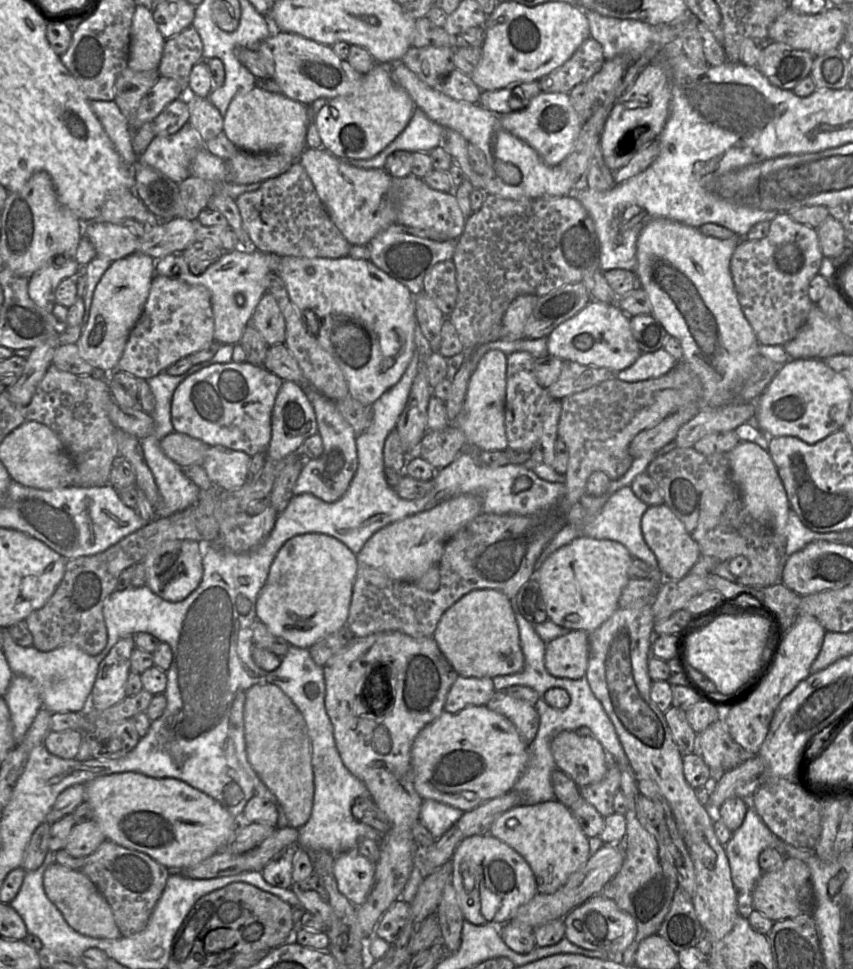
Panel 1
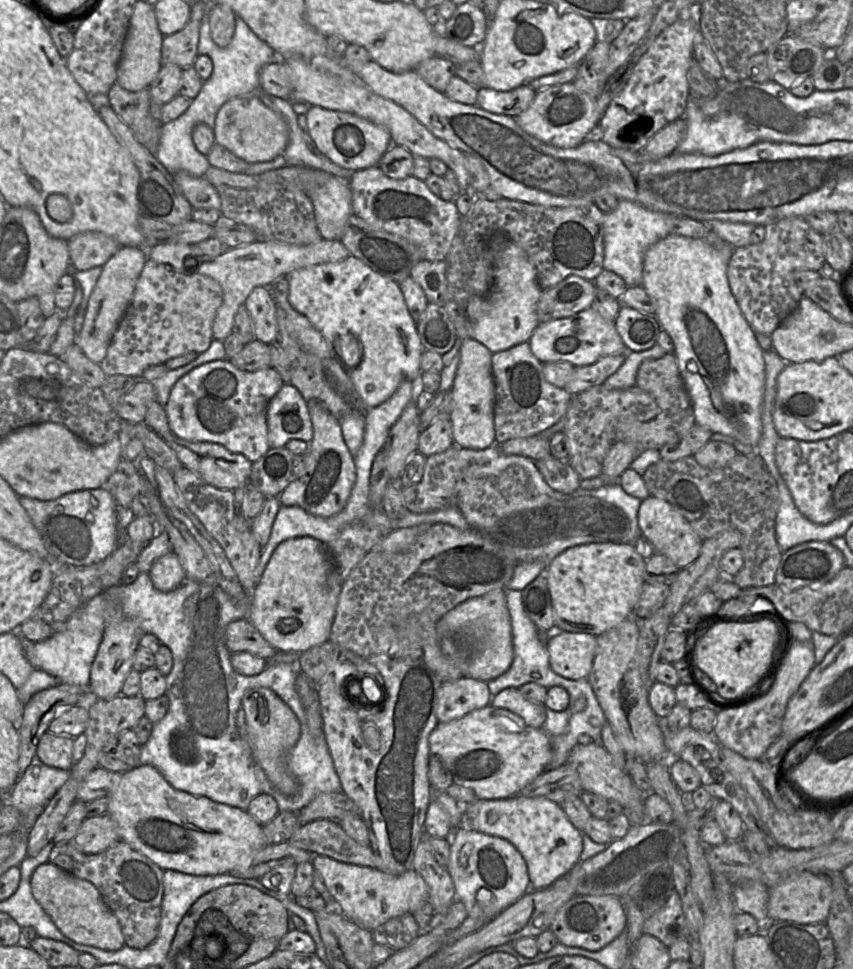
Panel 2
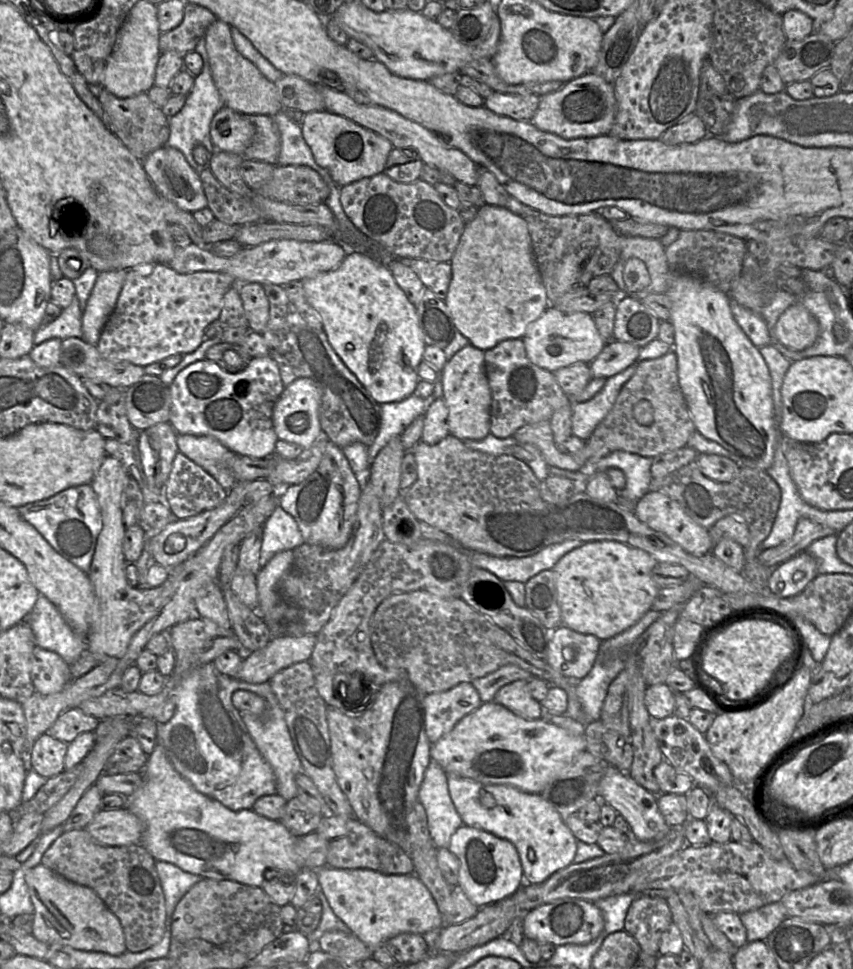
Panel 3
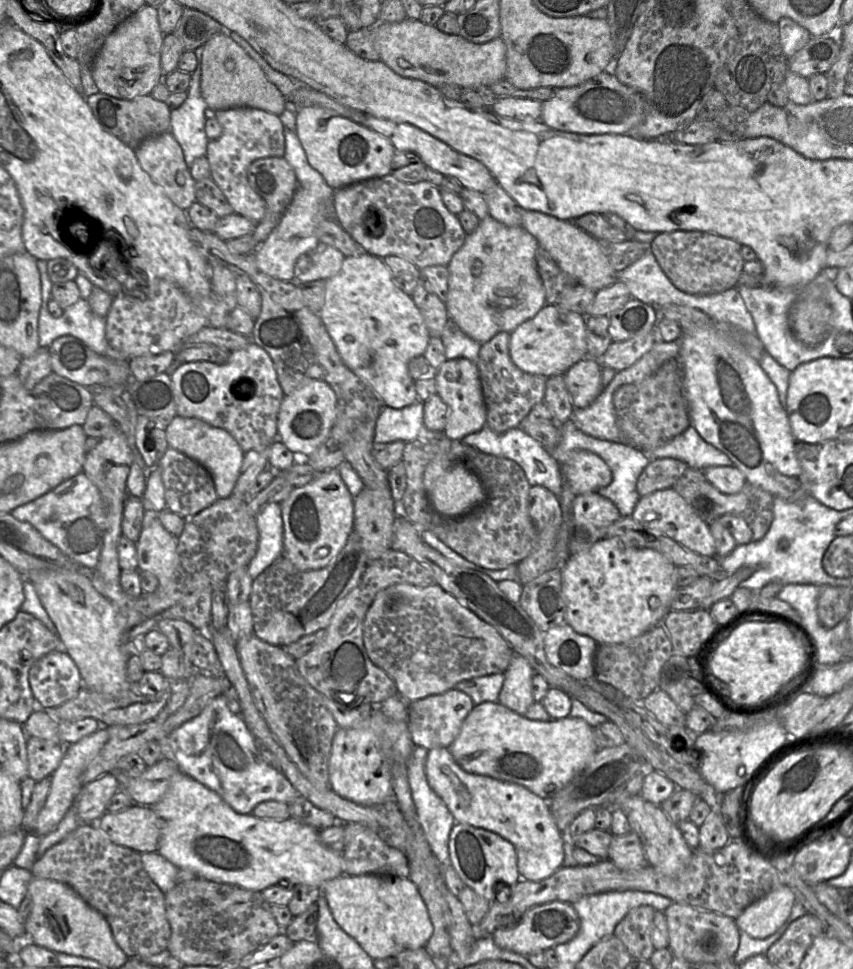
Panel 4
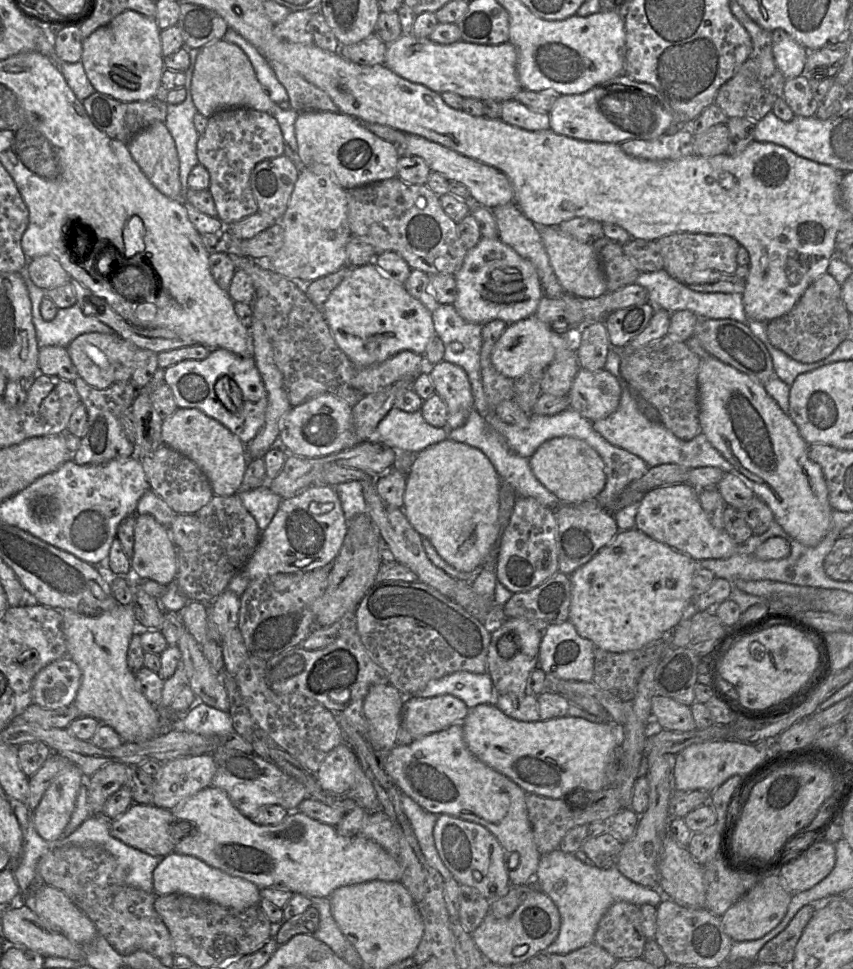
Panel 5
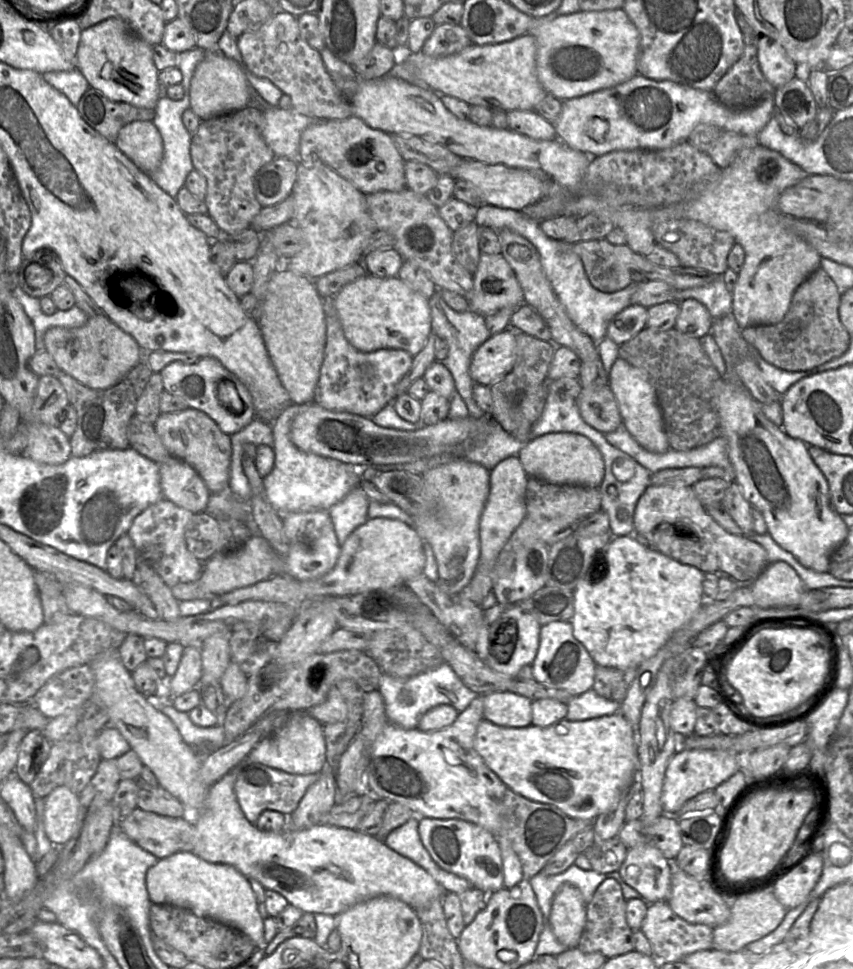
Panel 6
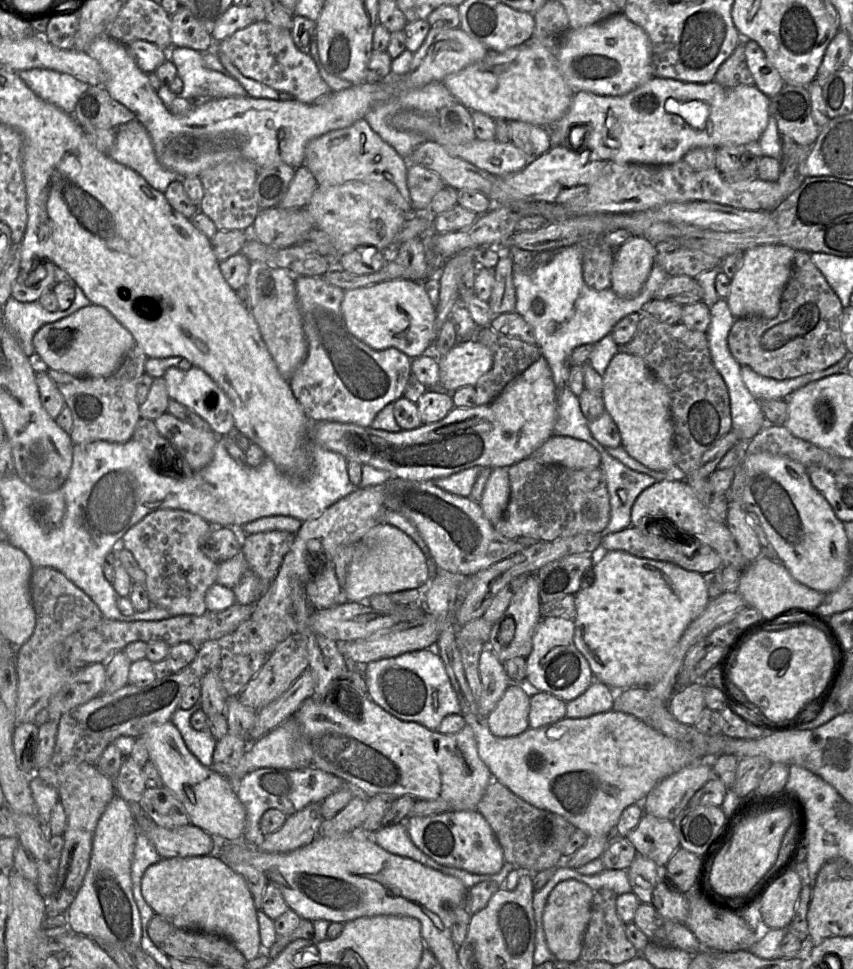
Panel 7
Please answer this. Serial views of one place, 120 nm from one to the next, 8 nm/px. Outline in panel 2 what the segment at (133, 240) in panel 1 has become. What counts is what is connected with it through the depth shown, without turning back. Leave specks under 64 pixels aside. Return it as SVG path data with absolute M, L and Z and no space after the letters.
M88 231L67 241L71 268L86 271L103 265L121 248L113 238L102 232Z

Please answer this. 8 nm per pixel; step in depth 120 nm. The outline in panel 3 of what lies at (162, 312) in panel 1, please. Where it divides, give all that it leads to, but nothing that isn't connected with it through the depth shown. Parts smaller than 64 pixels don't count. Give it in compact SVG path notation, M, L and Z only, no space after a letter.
M149 263L129 269L116 306L105 324L96 348L110 361L126 361L145 367L169 356L195 351L205 340L205 329L218 320L225 293L235 285L226 273L199 271L187 274L176 272L167 264Z

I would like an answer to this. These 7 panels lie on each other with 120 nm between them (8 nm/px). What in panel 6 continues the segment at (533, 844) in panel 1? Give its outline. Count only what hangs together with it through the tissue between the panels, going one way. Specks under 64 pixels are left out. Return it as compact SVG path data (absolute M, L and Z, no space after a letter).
M478 695L451 726L438 731L422 732L419 729L405 729L388 722L371 747L367 780L369 791L377 798L398 802L415 811L420 817L465 820L491 832L501 851L504 888L512 888L525 878L521 862L506 836L506 830L503 829L501 805L508 787L488 767L474 747L477 727L484 718L484 698L485 695Z

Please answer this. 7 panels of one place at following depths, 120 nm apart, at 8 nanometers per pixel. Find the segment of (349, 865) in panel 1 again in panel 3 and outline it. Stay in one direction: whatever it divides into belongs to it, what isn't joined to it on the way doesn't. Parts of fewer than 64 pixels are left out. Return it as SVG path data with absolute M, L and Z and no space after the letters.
M327 865L316 872L321 890L336 917L373 950L402 933L423 935L443 927L443 918L434 899L415 874L388 875L369 869L337 869Z

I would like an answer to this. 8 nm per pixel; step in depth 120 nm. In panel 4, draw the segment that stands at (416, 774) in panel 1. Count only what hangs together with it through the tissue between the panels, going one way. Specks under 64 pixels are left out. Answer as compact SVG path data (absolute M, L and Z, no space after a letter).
M499 701L475 705L448 748L465 771L520 784L542 798L563 788L598 750L592 727L582 718L531 720Z

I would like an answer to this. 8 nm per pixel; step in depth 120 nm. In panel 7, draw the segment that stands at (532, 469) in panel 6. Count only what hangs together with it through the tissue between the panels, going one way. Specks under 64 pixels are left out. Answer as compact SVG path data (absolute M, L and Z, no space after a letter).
M552 435L529 458L576 470L595 469L601 464L599 452L589 443L561 435Z

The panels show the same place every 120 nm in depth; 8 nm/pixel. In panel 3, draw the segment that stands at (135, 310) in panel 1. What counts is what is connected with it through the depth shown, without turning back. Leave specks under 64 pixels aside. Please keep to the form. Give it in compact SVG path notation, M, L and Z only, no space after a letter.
M128 270L100 272L82 316L82 340L96 346L101 332L115 309Z

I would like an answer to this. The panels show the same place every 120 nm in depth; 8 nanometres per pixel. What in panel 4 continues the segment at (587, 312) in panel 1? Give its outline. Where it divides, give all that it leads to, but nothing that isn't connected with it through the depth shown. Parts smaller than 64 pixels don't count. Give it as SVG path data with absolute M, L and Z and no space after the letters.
M548 304L531 319L510 333L509 354L522 371L549 378L564 374L571 366L588 357L586 316L562 311L556 304Z

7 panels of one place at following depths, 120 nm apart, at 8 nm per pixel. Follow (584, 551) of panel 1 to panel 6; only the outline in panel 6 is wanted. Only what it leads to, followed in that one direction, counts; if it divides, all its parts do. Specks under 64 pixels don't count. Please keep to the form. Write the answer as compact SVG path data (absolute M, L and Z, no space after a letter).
M633 534L613 537L601 553L601 557L597 558L593 564L588 567L587 575L578 582L574 589L574 614L571 619L573 635L583 644L596 665L620 669L638 667L645 660L654 656L659 649L666 644L673 633L682 627L706 600L703 594L704 574L705 573L694 566L682 564L650 548L645 543L640 542Z

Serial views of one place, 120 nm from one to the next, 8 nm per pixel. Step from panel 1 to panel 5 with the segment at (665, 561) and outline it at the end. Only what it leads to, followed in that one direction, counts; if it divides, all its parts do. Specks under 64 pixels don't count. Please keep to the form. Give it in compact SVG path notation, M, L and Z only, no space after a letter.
M689 483L666 485L649 491L640 501L635 528L695 561L732 556L741 544L736 544L724 530L711 525L699 503L698 492Z

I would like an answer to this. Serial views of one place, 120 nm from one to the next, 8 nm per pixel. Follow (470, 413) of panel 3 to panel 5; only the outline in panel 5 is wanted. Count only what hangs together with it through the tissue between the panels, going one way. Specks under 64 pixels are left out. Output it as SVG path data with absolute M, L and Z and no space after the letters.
M441 361L424 372L429 374L435 392L448 408L447 430L461 427L474 410L474 399L467 373L458 365Z

